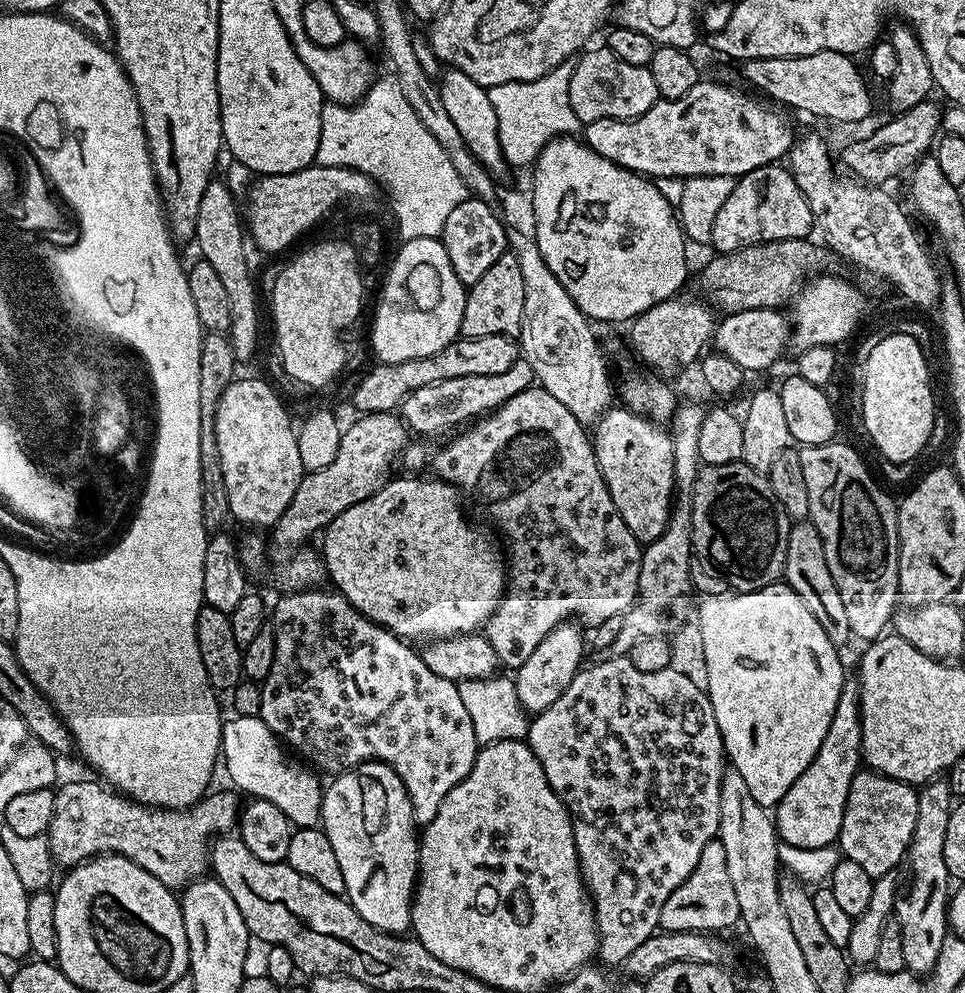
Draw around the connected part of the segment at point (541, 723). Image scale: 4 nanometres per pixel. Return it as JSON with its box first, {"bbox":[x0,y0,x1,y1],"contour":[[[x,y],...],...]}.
{"bbox":[526,656,726,965],"contour":[[[619,656],[618,658],[602,658],[598,664],[581,667],[576,677],[570,682],[570,686],[566,686],[566,690],[558,698],[558,702],[554,702],[546,710],[531,717],[526,743],[534,750],[534,754],[538,758],[538,762],[542,762],[542,770],[546,770],[546,782],[550,782],[550,786],[560,796],[568,812],[572,816],[572,829],[574,830],[574,842],[578,850],[578,858],[580,859],[580,874],[584,878],[585,889],[592,901],[593,909],[596,913],[596,934],[598,937],[598,956],[604,959],[605,965],[616,964],[623,965],[624,960],[630,954],[634,954],[634,950],[638,950],[638,946],[642,946],[642,942],[646,942],[646,938],[655,936],[660,928],[660,915],[662,914],[662,906],[666,906],[666,898],[670,894],[674,894],[674,890],[678,890],[678,886],[682,886],[682,882],[686,882],[686,878],[690,878],[690,874],[694,870],[694,866],[698,866],[698,857],[702,854],[702,846],[706,846],[706,842],[717,839],[720,831],[720,815],[722,814],[722,806],[720,805],[720,795],[722,794],[722,782],[726,771],[726,757],[724,754],[724,739],[718,730],[718,722],[714,718],[714,706],[710,702],[707,691],[703,687],[700,688],[687,676],[684,672],[679,672],[676,666],[663,668],[662,670],[654,670],[647,672],[646,670],[638,670],[638,666],[634,666],[634,662],[630,662],[628,657]]]}

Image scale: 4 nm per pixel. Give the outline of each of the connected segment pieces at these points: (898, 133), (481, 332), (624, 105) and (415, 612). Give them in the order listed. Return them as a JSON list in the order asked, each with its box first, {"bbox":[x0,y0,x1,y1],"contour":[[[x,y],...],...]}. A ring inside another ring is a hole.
[{"bbox":[844,98,942,186],"contour":[[[929,98],[918,102],[918,106],[893,115],[893,120],[888,120],[881,128],[874,129],[865,140],[856,140],[853,144],[846,145],[844,148],[844,164],[849,168],[847,171],[855,179],[869,186],[887,185],[887,180],[894,179],[899,172],[905,171],[904,173],[907,173],[919,161],[920,157],[935,145],[938,139],[938,133],[942,128],[942,108],[941,105],[936,105],[934,101],[935,99]]]},{"bbox":[460,250,526,340],"contour":[[[510,250],[478,278],[467,289],[466,310],[462,310],[462,326],[460,336],[473,340],[486,338],[486,334],[502,334],[503,336],[519,337],[522,326],[522,306],[526,306],[526,285],[522,283],[522,269],[518,258]]]},{"bbox":[570,46,660,125],"contour":[[[600,46],[593,52],[587,52],[575,61],[570,78],[570,106],[574,106],[574,114],[581,125],[598,122],[598,118],[634,120],[637,116],[646,114],[646,110],[650,110],[650,106],[654,106],[660,99],[658,86],[654,86],[654,74],[650,74],[648,67],[630,66],[630,62],[622,62],[622,58],[618,58],[618,54],[614,54],[607,46]]]},{"bbox":[322,474,506,642],"contour":[[[408,474],[403,477],[405,480],[389,479],[388,483],[383,484],[370,497],[369,500],[358,502],[350,506],[350,510],[342,510],[338,518],[334,518],[328,527],[323,529],[324,548],[322,547],[322,559],[326,569],[326,576],[329,581],[333,580],[335,591],[341,596],[345,596],[351,602],[353,608],[360,612],[368,620],[375,624],[381,624],[388,632],[393,632],[395,636],[400,637],[405,642],[427,642],[430,640],[445,640],[451,636],[467,636],[476,634],[488,623],[488,619],[496,613],[498,602],[504,596],[506,587],[506,564],[500,556],[484,541],[484,536],[475,528],[468,524],[464,517],[464,512],[460,509],[460,500],[462,496],[451,484],[447,484],[442,479],[431,478],[432,480],[419,480],[421,477],[416,474]]]}]

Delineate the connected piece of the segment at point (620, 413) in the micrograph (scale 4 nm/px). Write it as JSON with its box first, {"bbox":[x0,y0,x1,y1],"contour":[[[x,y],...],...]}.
{"bbox":[590,406,676,546],"contour":[[[613,406],[596,421],[596,433],[590,436],[610,498],[614,498],[618,514],[622,514],[622,522],[630,526],[630,534],[644,546],[666,530],[676,491],[672,438],[660,428],[663,427],[657,421],[647,420],[626,407]]]}

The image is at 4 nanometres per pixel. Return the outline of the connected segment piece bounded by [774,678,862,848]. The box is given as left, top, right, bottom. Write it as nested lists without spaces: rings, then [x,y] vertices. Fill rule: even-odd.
[[[848,678],[842,686],[838,706],[834,706],[830,730],[826,730],[826,738],[822,738],[814,762],[810,762],[802,778],[786,790],[774,809],[776,835],[783,843],[803,848],[830,848],[839,841],[850,782],[854,782],[856,773],[862,768],[861,746],[860,686],[855,679]]]

